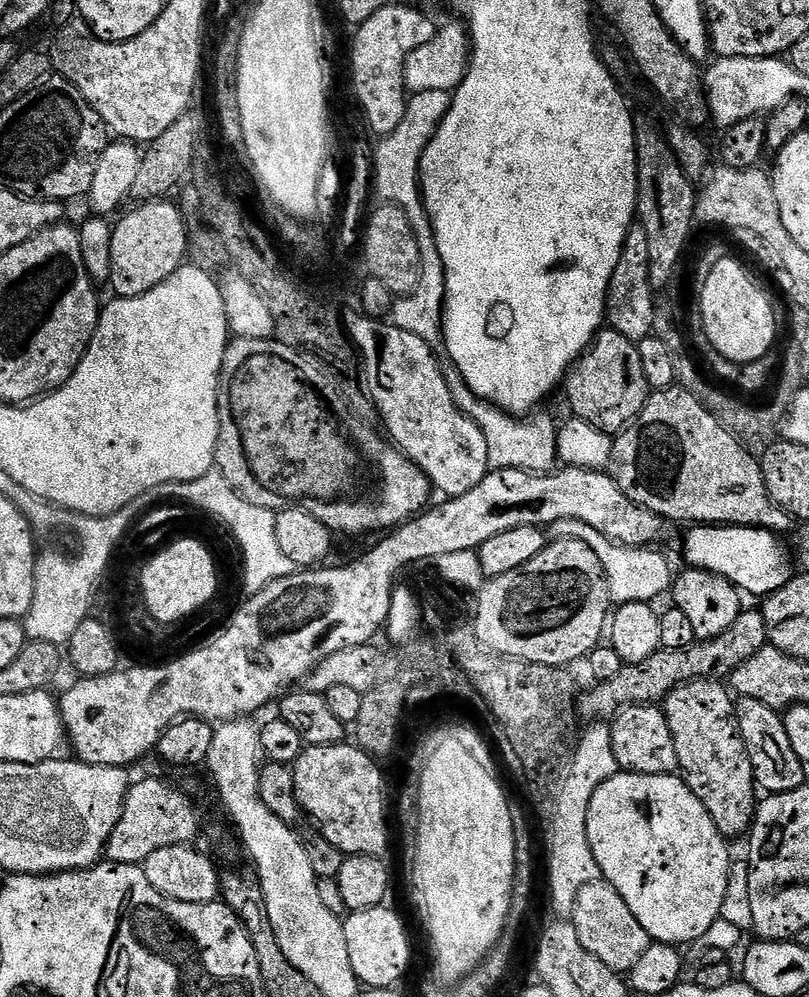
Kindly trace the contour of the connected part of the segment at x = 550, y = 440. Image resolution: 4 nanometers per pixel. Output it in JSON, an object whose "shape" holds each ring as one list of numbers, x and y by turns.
{"shape":[[486,402,478,404,478,407,472,410,472,417,486,435,487,446,489,451,495,455,495,461,497,458,497,463,507,462,509,467,524,468,528,472,545,472,549,471,558,460,559,427,550,415,538,413,533,413,529,418,518,419,498,409,494,404]]}

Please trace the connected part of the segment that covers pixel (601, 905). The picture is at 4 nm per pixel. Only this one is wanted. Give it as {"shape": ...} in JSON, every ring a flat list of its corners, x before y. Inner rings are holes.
{"shape":[[603,879,594,882,594,886,586,886,586,890,582,890,582,894,576,899,574,923,590,951,621,974,627,973,636,965,642,954,646,954,650,943,642,922,634,918,622,894,618,894,618,890,614,890,614,886]]}

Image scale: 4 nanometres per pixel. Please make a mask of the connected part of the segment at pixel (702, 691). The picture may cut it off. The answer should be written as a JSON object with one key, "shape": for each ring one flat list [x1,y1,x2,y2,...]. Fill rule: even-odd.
{"shape":[[705,678,699,680,691,680,686,684,678,685,671,693,665,696,662,700,662,707,666,714,666,722,670,722,670,730,674,734,676,739,676,749,678,750,678,762,680,763,680,772,683,779,686,781,689,788,692,789,692,793,699,798,701,802,706,806,706,810,714,818,716,825,718,826,720,833,726,838,733,838,732,836,740,836,751,829,755,819,756,810,758,807,758,785,756,783,756,775,752,769,752,763,748,757,748,748,744,744,744,735,740,732,740,717,738,715,738,700,734,695,731,687,727,683,719,684,716,678]]}

